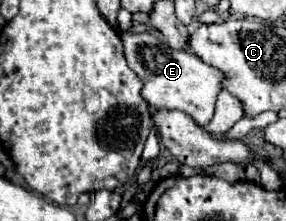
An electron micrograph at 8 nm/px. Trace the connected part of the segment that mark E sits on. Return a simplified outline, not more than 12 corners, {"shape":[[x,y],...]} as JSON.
{"shape":[[122,33],[154,109],[206,127],[224,73],[152,33]]}

